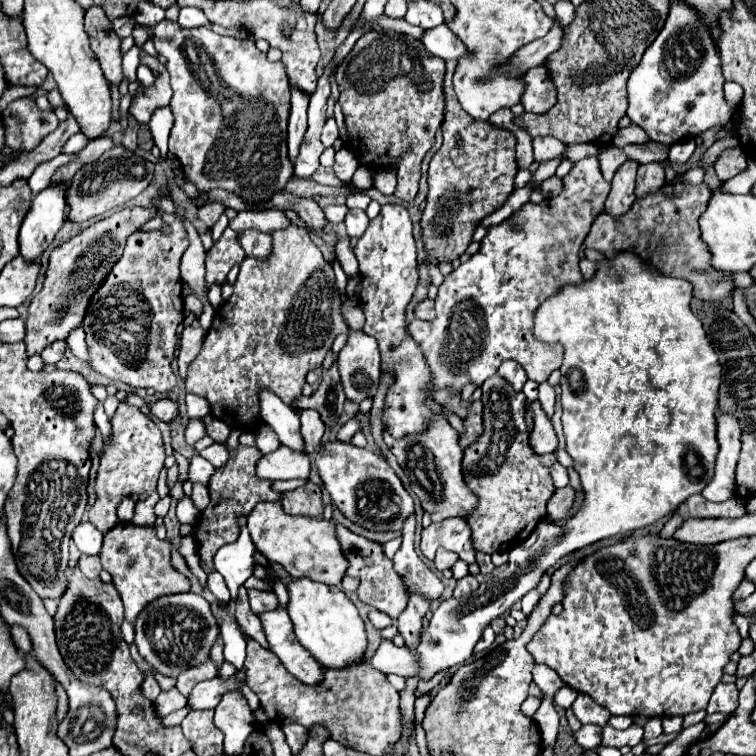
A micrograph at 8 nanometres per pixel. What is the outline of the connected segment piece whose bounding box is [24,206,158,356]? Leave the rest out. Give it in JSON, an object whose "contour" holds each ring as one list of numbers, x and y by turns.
{"contour":[[154,206,150,208,124,208,118,210,116,214,98,220,90,228,82,230,78,236,72,240,60,244,52,256,50,256,50,266,46,270,46,280,44,288,40,294,36,294,30,302,28,310,28,320,26,320,26,352,28,356,40,354,46,344,52,340,66,340,68,332,76,326,82,324,84,318,84,308,88,308,88,296,96,292,96,284,104,280,108,268,122,256,126,238,134,234,144,222,154,218,158,210]]}

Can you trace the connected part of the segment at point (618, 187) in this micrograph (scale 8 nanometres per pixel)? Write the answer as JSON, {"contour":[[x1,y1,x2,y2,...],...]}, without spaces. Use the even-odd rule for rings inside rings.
{"contour":[[628,160,616,170,616,174,612,178,610,194,606,198,606,212,608,214,616,214,616,216,624,214,632,206,632,200,636,200,636,196,634,196,636,170,638,170,636,160]]}

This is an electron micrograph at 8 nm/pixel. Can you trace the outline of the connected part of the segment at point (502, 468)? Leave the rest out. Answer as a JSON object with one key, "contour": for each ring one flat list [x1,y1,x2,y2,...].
{"contour":[[492,376,482,384,482,404,484,404,484,418,482,418,484,432,480,434,476,442,464,448,464,458,462,458,464,482,478,498,476,508,468,512,464,520,472,530,476,550,492,554,492,552,508,552,514,546,522,544,534,532,536,524,546,518,546,502,556,490,554,480,550,476,550,468,558,460,556,460,556,454,536,456,530,450,528,434,526,434,526,420,524,420,524,394,514,392,512,386,504,378]]}

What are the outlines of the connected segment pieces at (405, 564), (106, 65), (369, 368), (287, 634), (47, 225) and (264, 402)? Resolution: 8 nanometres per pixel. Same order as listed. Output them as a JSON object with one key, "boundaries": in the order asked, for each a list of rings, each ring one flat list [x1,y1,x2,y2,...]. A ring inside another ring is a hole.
{"boundaries":[[[412,514,408,516,408,520,404,520,402,528,404,542,394,556,394,568,396,572,400,572,400,576,404,576,404,582,410,592,422,592,426,598,436,600,442,594,444,586,438,580,438,576,432,574,414,552,414,532,416,532,416,516]],[[92,4,86,10,86,32,90,36,92,50,100,62,104,76,114,84,120,84,122,82,120,38,116,36,112,22,104,12,104,6]],[[350,328,348,342,340,350,336,364,348,400,360,402,376,394,380,382,380,352,372,336]],[[284,608,260,614,260,622,270,650,280,658,284,668,304,684,318,684,322,680,320,664,296,640,292,622]],[[54,182,32,198,32,206,20,228,20,254,24,260,32,262,42,256,48,244,54,240,56,232,64,224,66,216,66,194,68,182]],[[260,392,260,414,262,420,278,434,280,442,296,452,306,452,304,438,300,434,300,416,286,406,276,394]]]}

